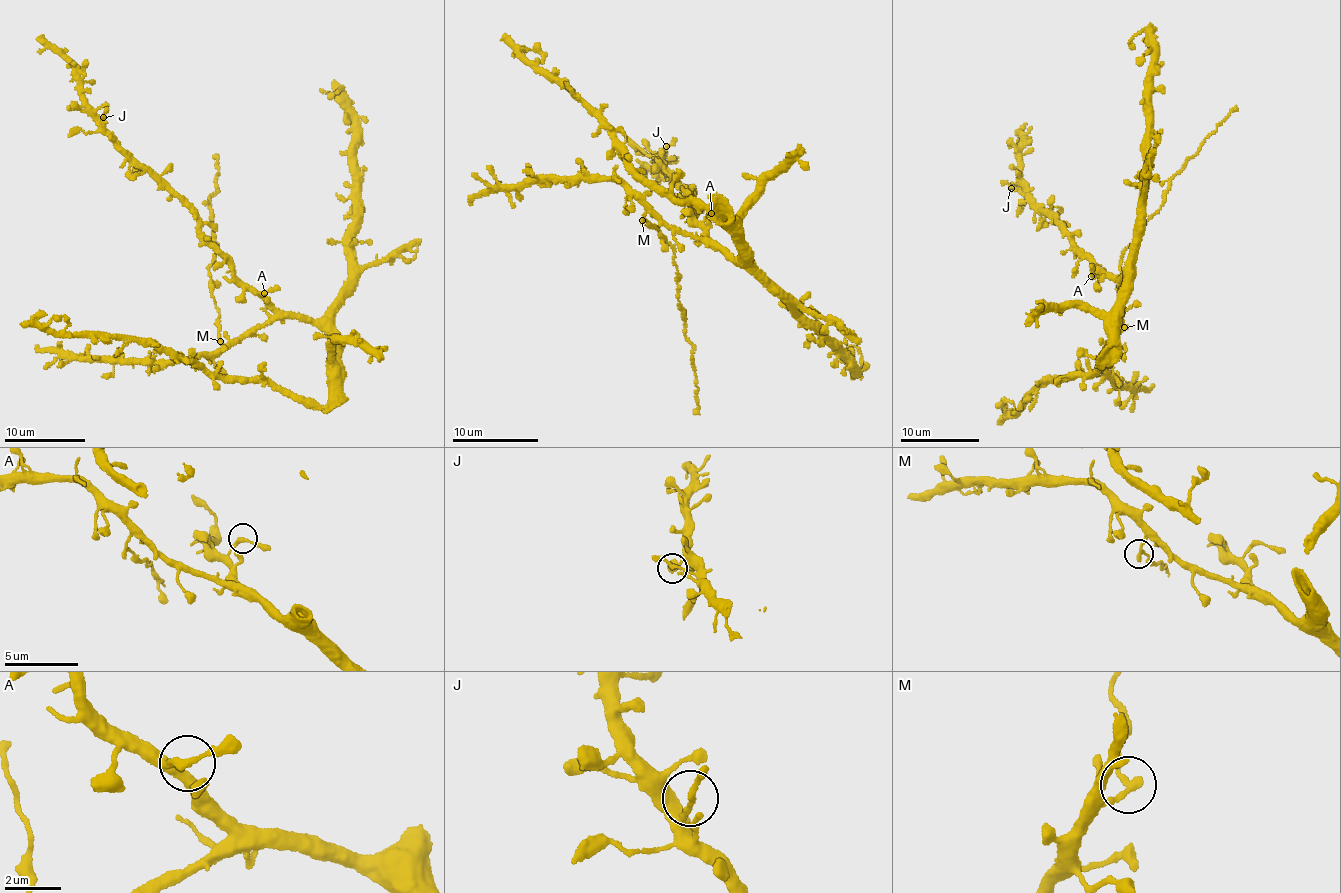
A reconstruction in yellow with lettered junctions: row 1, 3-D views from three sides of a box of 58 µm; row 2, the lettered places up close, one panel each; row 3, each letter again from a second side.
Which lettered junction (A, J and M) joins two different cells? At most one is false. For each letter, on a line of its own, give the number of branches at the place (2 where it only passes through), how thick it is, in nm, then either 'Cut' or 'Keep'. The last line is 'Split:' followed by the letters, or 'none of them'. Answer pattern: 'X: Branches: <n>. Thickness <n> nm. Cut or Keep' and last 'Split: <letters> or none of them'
A: Branches: 2. Thickness 220 nm. Keep
J: Branches: 2. Thickness 180 nm. Keep
M: Branches: 2. Thickness 220 nm. Keep
Split: none of them

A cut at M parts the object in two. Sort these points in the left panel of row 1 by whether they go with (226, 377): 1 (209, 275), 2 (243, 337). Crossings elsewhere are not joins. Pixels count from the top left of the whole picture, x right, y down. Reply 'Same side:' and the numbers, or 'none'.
Same side: 2

